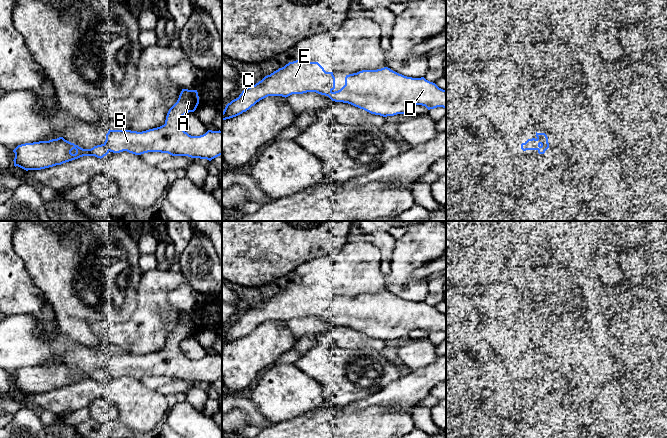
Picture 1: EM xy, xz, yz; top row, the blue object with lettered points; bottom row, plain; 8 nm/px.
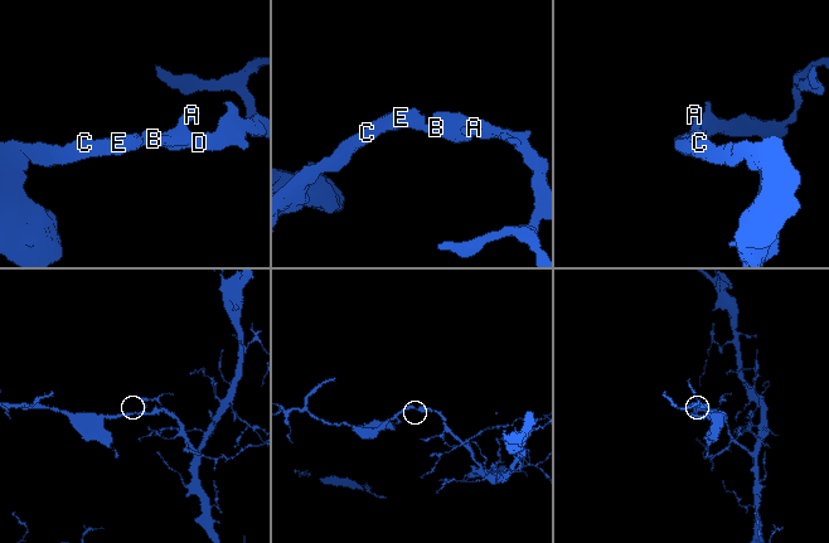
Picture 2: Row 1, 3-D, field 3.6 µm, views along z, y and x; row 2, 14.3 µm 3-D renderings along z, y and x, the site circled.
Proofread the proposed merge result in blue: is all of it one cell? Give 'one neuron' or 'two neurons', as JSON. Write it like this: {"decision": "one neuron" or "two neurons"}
{"decision": "one neuron"}

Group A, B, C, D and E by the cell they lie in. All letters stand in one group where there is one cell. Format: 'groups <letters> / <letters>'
groups A B C D E

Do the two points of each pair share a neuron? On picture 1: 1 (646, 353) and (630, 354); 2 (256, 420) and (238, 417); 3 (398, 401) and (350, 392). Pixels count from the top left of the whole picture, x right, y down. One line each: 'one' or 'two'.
1: one
2: two
3: two

